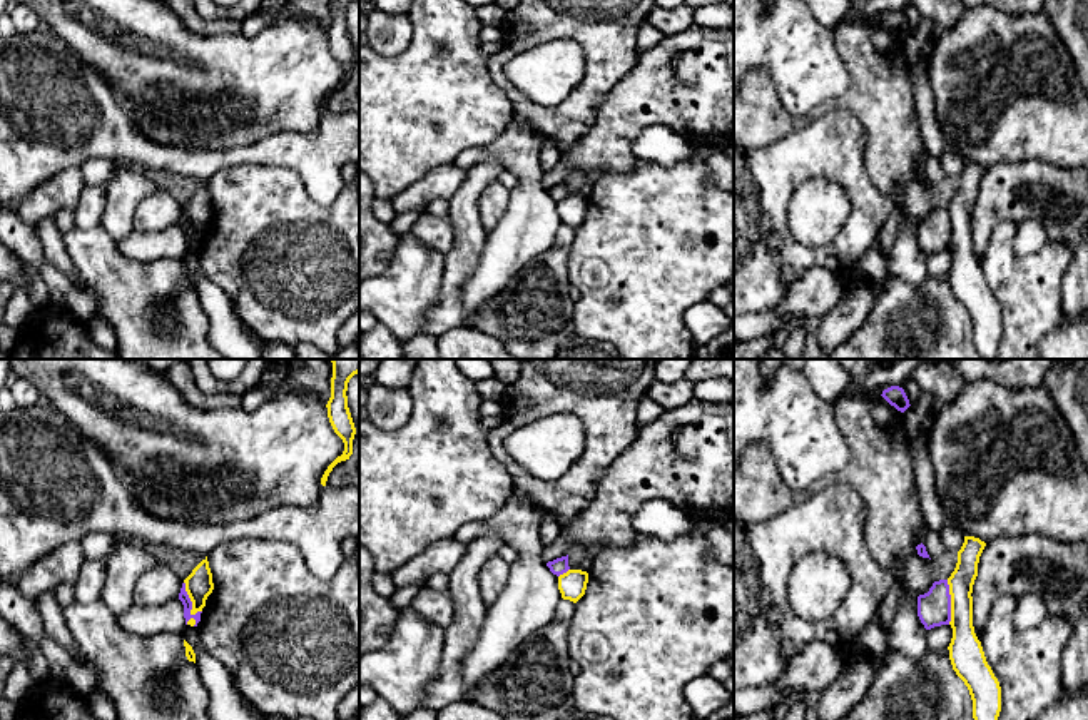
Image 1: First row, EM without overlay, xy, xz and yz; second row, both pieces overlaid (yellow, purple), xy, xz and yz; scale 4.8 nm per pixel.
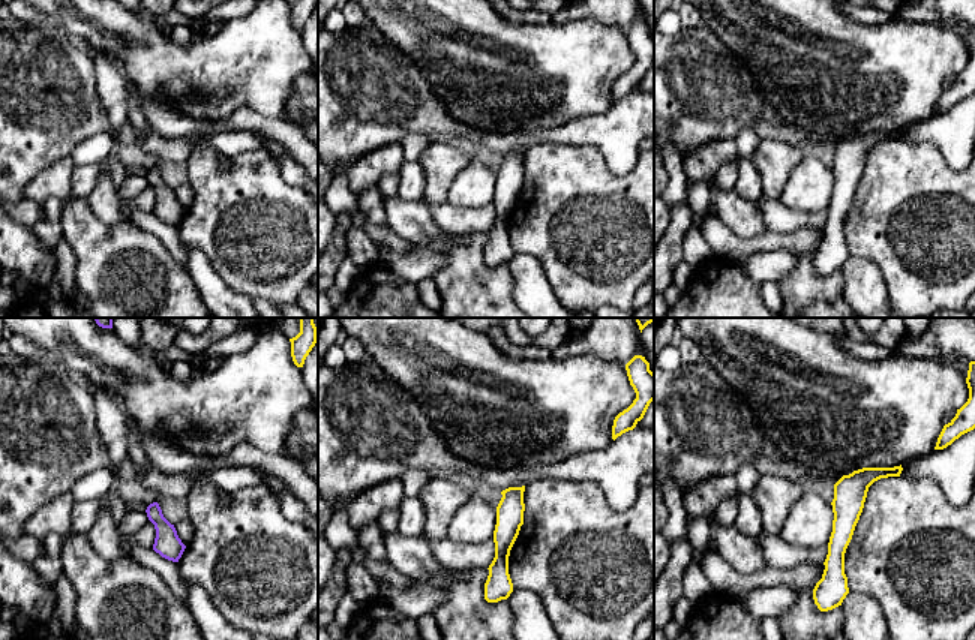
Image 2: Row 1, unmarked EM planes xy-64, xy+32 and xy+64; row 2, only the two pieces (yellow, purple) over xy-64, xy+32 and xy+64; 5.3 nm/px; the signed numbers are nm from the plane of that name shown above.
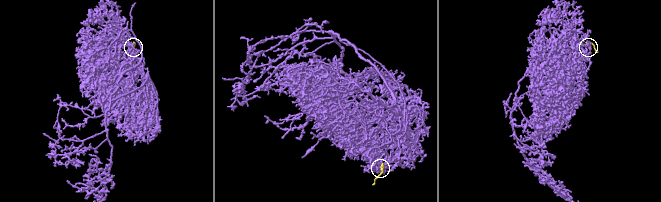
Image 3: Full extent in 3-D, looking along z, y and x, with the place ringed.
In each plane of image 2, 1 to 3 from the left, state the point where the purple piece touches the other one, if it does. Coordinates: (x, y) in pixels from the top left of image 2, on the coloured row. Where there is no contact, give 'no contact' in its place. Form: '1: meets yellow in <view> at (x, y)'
1: no contact
2: no contact
3: no contact

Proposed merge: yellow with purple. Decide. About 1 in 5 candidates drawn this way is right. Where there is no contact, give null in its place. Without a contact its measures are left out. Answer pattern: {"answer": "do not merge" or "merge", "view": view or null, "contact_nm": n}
{"answer": "do not merge", "view": "xy", "contact_nm": 220}

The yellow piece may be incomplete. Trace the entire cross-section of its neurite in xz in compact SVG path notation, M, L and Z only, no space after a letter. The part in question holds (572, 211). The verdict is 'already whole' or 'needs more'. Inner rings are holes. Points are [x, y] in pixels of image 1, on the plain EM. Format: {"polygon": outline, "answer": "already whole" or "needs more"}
{"polygon": "M568 195L558 202L558 215L563 226L577 229L587 215L588 199L582 195Z", "answer": "already whole"}

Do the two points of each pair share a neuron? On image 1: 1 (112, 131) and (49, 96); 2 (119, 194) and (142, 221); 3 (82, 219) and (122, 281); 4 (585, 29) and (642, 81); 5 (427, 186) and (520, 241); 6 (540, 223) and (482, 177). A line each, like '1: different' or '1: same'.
1: same
2: different
3: different
4: different
5: different
6: different

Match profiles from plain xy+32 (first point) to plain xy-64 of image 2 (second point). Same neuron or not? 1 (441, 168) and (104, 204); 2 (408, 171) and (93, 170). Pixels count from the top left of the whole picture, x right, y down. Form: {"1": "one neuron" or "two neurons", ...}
{"1": "one neuron", "2": "one neuron"}

